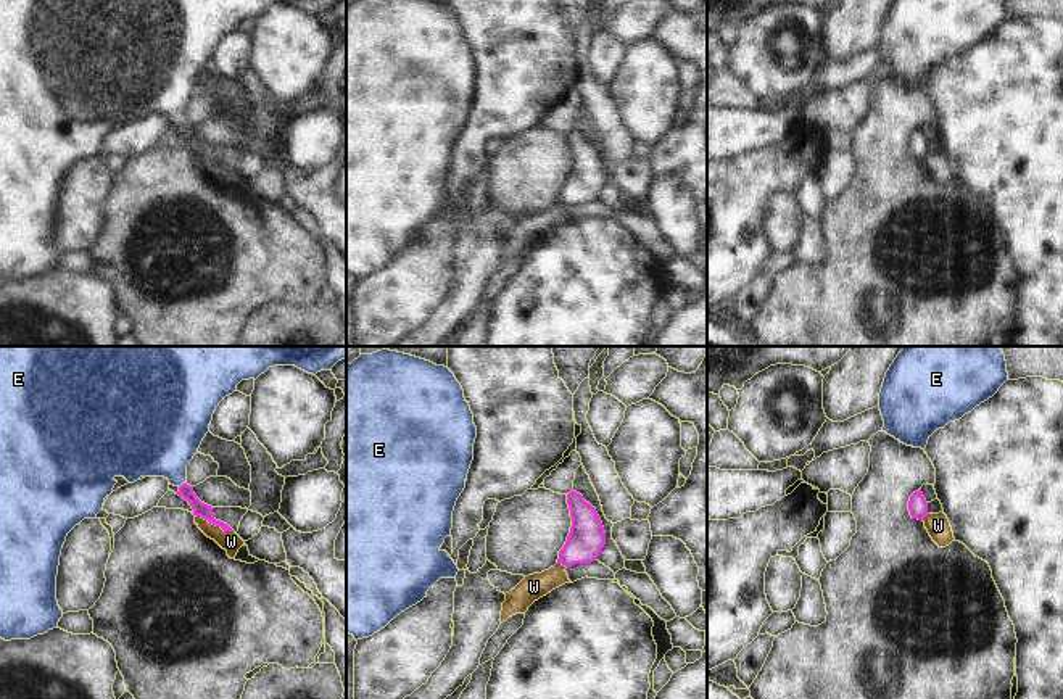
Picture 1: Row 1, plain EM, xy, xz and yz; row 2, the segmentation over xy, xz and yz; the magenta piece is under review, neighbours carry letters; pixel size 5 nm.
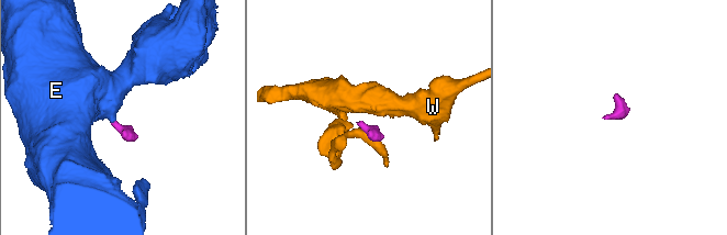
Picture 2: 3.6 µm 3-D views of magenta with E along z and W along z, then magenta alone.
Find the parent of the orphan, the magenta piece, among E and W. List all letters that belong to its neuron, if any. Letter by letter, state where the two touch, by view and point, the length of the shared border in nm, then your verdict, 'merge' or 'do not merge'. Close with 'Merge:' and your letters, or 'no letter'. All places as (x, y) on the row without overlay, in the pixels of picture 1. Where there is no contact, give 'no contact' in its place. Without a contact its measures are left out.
E: xy (182, 123) | 50 nm | merge
W: xy (215, 163) | 220 nm | do not merge
Merge: E

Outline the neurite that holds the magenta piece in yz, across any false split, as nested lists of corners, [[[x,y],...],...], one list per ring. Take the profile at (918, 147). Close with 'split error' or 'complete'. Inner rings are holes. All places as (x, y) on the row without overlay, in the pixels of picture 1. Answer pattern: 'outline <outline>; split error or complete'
outline [[[921,129],[915,130],[908,140],[908,150],[912,158],[923,159],[928,155],[928,142],[921,132]]]; complete

